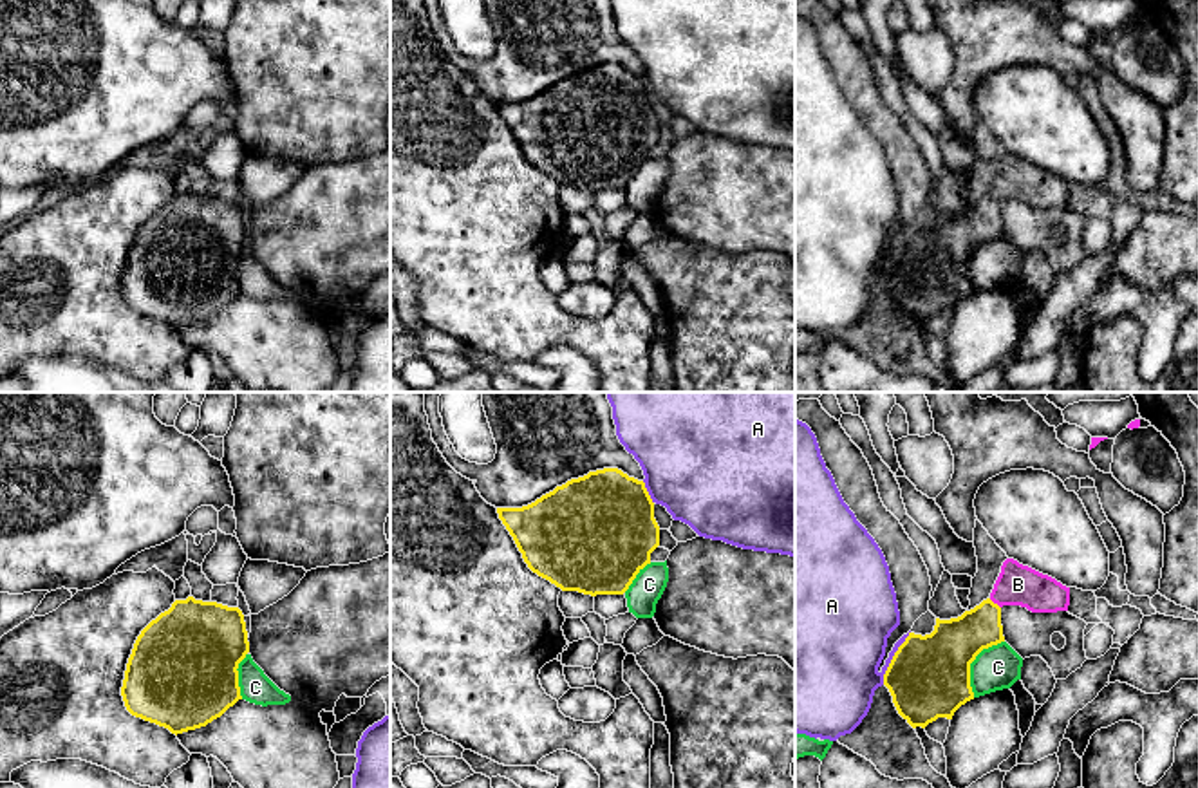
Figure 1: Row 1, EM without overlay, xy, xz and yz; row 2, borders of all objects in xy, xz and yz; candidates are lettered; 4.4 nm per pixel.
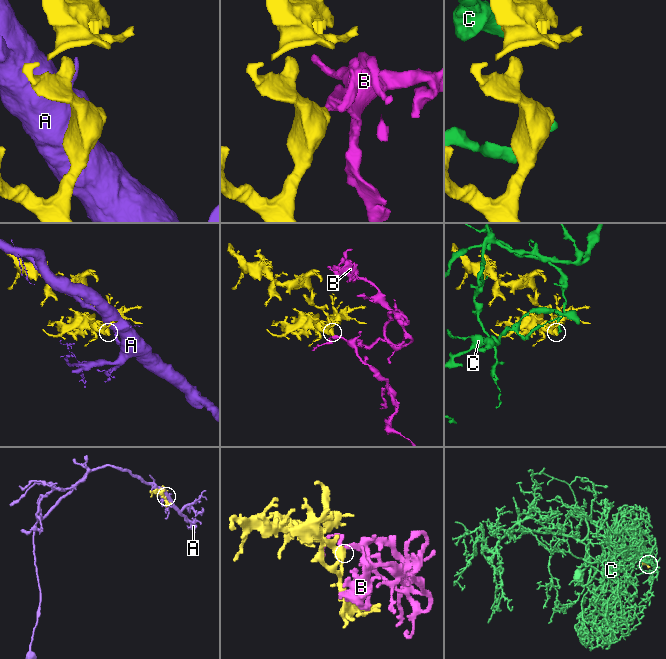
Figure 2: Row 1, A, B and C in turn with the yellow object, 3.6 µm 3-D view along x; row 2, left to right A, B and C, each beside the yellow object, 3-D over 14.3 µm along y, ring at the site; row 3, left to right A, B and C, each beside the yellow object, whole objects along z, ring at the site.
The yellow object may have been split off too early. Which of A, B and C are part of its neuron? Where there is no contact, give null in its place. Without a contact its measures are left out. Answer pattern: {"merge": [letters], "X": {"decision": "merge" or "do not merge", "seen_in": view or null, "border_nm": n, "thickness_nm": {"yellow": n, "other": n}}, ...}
{"merge": ["B"], "A": {"decision": "do not merge", "seen_in": "yz", "border_nm": 260, "thickness_nm": {"yellow": 360, "other": 400}}, "B": {"decision": "merge", "seen_in": "yz", "border_nm": 70, "thickness_nm": {"yellow": 220, "other": 180}}, "C": {"decision": "do not merge", "seen_in": "yz", "border_nm": 300, "thickness_nm": {"yellow": 360, "other": 200}}}

